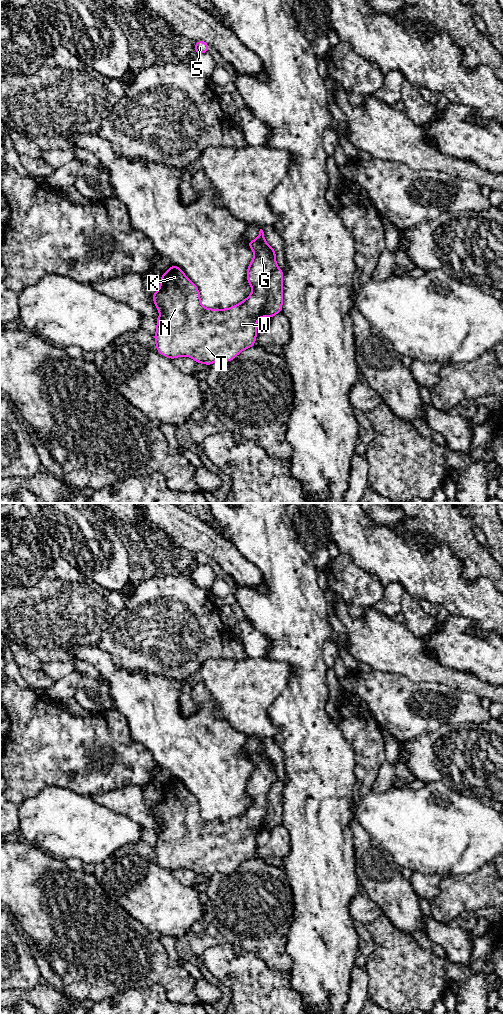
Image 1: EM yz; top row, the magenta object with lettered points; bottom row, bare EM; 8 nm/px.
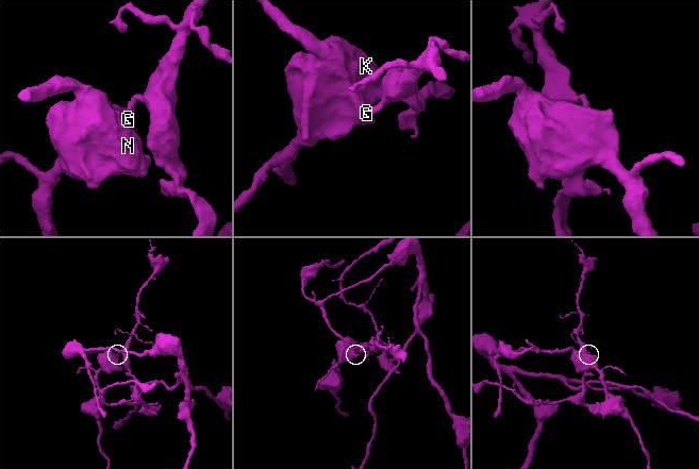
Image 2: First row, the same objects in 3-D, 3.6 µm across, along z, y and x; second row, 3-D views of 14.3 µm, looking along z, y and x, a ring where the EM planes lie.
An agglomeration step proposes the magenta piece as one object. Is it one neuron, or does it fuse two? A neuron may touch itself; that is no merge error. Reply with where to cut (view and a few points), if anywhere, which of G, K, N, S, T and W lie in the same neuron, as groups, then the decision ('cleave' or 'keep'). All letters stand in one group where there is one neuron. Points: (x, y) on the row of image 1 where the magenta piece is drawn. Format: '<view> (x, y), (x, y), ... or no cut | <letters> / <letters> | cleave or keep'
yz (277, 267), (268, 283), (262, 315) | G K N T W / S | cleave

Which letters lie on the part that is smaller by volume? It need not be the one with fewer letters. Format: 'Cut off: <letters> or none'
Cut off: S

